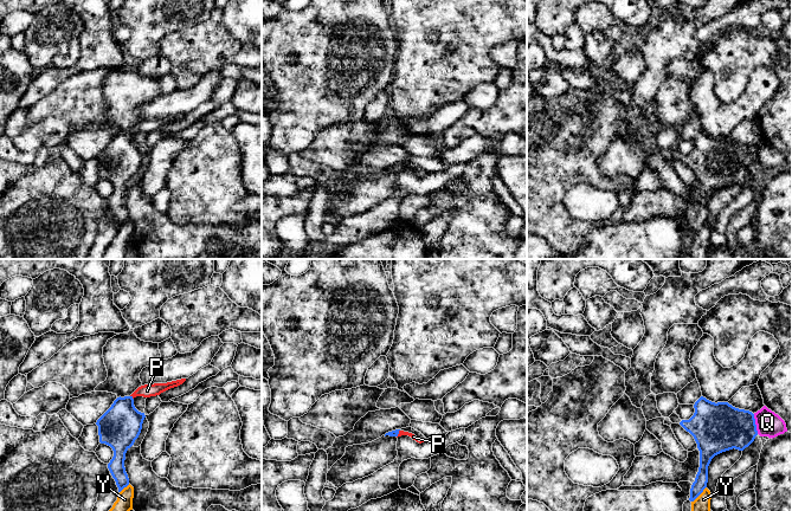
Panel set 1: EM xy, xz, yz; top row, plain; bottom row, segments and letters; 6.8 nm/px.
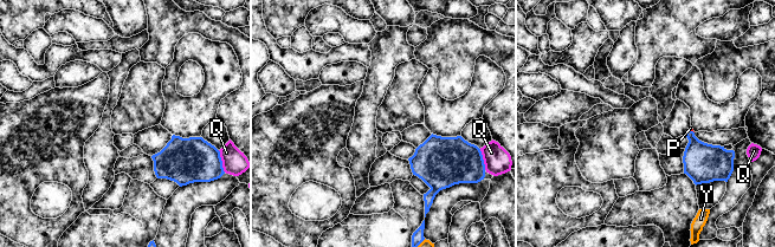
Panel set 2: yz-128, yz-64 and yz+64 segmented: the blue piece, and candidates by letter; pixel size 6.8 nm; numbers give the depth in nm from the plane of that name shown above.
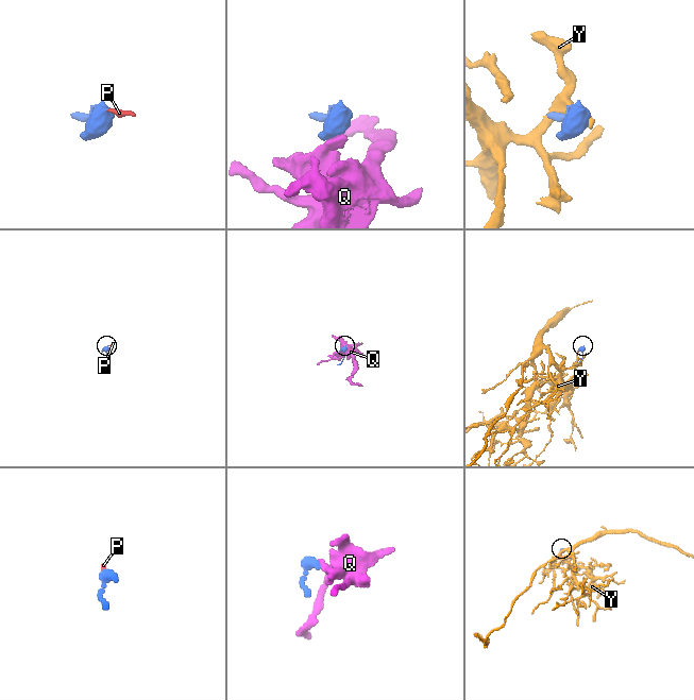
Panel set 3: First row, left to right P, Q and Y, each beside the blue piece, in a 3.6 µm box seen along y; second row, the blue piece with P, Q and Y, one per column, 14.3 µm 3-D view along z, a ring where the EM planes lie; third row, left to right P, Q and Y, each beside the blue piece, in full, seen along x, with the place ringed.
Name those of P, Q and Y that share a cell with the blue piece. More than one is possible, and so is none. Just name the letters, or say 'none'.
P

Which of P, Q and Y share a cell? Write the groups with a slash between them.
P / Q / Y

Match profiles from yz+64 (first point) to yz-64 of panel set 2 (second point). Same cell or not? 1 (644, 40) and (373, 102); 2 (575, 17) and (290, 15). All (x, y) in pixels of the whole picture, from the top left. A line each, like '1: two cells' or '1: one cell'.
1: one cell
2: two cells

